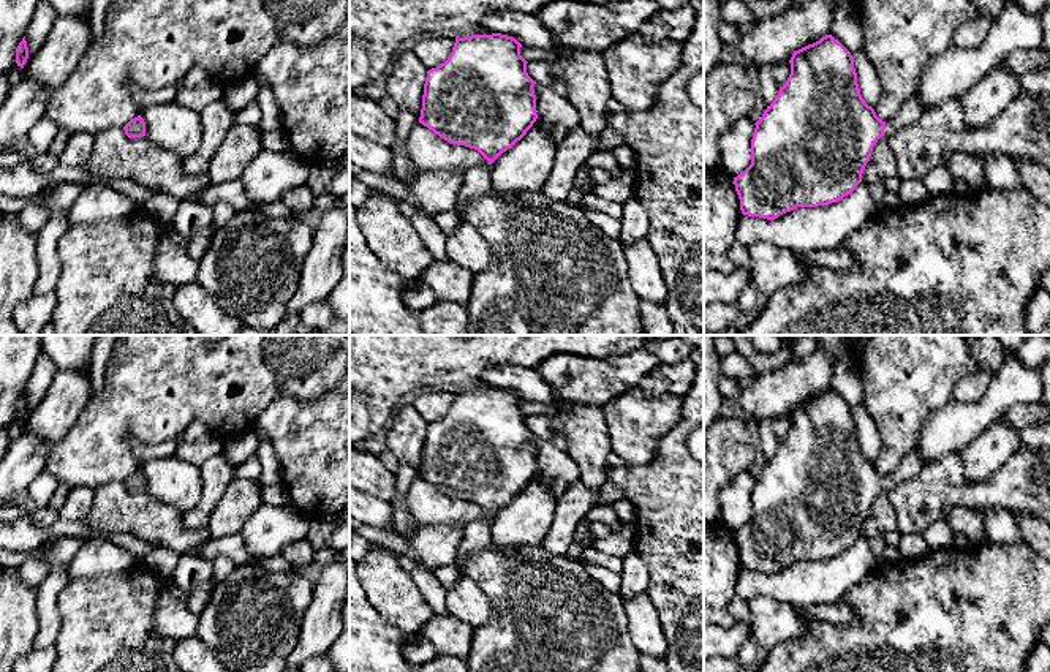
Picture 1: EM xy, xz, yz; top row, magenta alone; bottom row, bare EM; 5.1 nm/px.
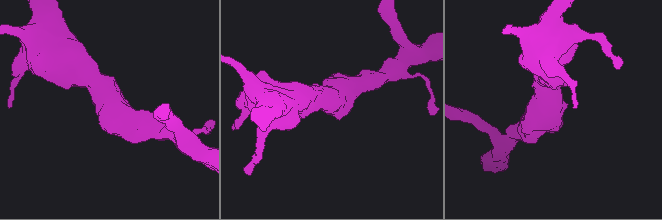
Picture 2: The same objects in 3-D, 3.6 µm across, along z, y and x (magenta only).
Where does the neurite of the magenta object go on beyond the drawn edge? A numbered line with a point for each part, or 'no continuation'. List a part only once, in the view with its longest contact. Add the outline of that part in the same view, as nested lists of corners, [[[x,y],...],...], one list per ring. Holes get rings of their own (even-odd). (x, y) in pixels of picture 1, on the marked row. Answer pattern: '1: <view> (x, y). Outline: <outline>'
1: yz (911, 109). Outline: [[[916,95],[908,98],[895,115],[886,122],[884,136],[890,136],[898,130],[912,125],[923,115],[925,111],[927,109]]]

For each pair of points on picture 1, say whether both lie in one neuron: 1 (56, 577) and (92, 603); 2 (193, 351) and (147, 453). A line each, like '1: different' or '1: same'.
1: different
2: different

